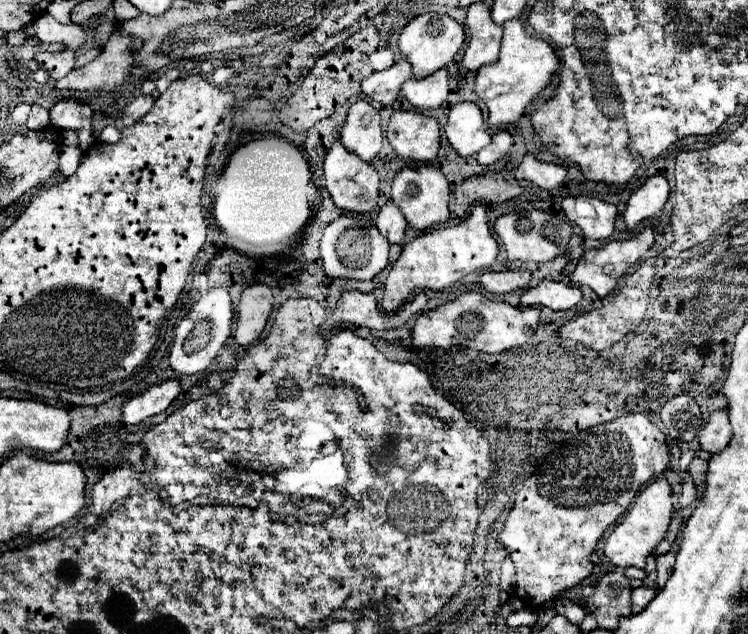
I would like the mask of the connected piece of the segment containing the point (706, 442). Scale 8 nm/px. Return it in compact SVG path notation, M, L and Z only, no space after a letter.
M722 409L722 411L710 413L698 439L700 439L700 445L704 451L708 451L708 453L722 451L732 439L732 425L728 421L728 411Z

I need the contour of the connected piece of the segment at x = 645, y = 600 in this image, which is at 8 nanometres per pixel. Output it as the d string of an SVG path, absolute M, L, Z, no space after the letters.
M638 587L632 591L632 613L640 613L656 597L656 589Z

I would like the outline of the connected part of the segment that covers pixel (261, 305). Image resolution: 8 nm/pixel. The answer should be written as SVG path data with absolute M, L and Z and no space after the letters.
M254 283L242 291L238 307L238 327L234 339L238 345L252 345L260 339L272 311L272 291L264 283Z

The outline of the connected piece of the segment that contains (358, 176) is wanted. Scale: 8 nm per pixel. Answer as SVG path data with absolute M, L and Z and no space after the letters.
M334 141L326 153L324 177L326 177L326 189L330 191L334 203L340 209L352 211L352 213L370 213L376 209L378 183L380 183L378 171L370 163L358 159L358 155L354 155L350 149L346 149L340 141Z

